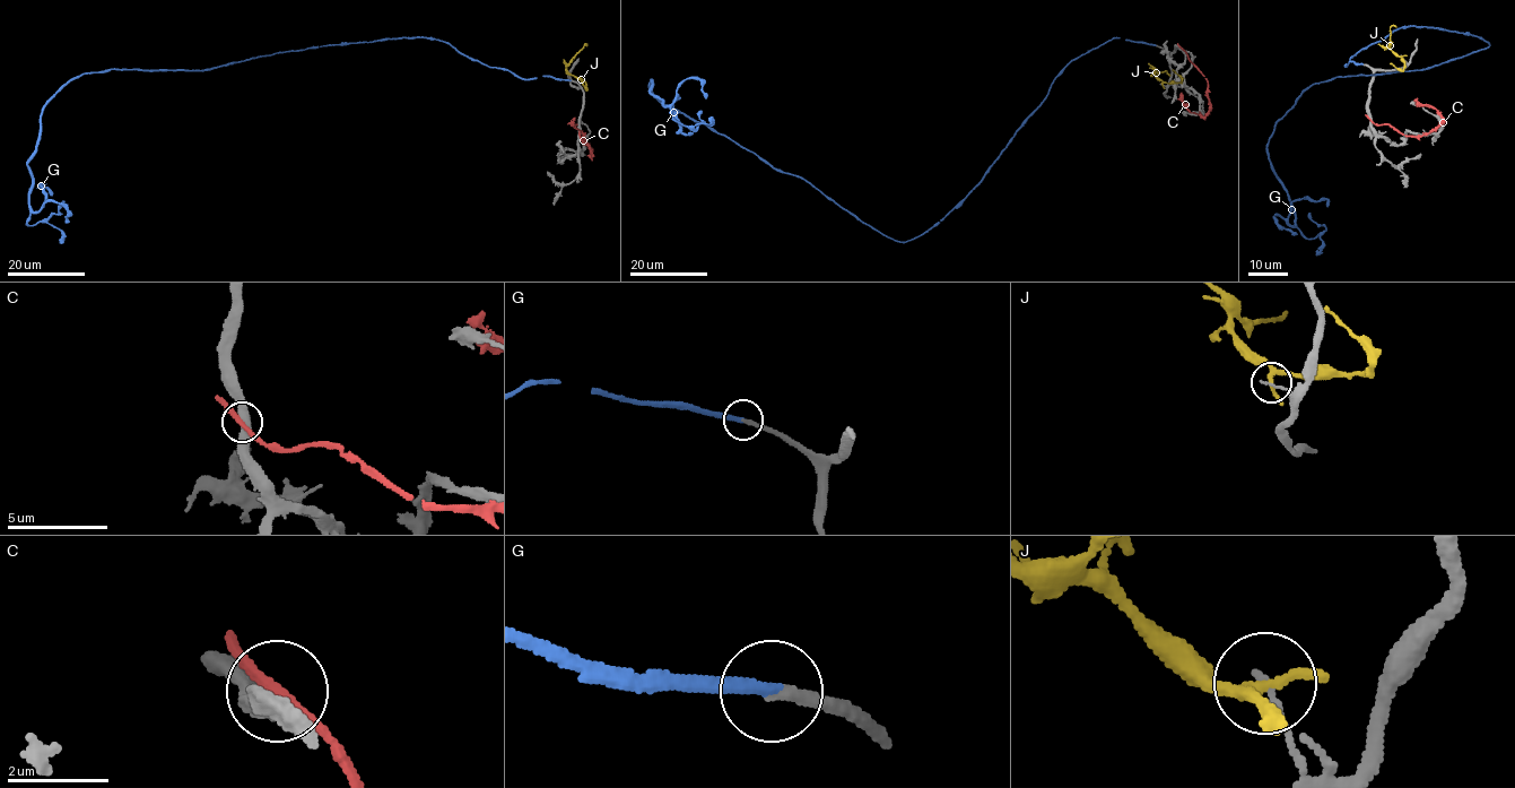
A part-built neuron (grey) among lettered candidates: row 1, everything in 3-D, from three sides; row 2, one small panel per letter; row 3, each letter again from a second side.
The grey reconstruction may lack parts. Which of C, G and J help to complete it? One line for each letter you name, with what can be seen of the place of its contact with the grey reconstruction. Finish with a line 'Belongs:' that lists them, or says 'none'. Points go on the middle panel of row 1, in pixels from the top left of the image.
G: contact (1155, 45)
Belongs: G

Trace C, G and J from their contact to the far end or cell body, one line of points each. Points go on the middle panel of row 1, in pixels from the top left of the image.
C: (1181, 48), (1207, 79), (1208, 112), (1201, 117), (1191, 112), (1181, 92)
G: (1155, 44), (1074, 58), (984, 178), (904, 242), (662, 104), (650, 80), (694, 133)
J: (1161, 84), (1155, 71), (1165, 70), (1169, 76)

